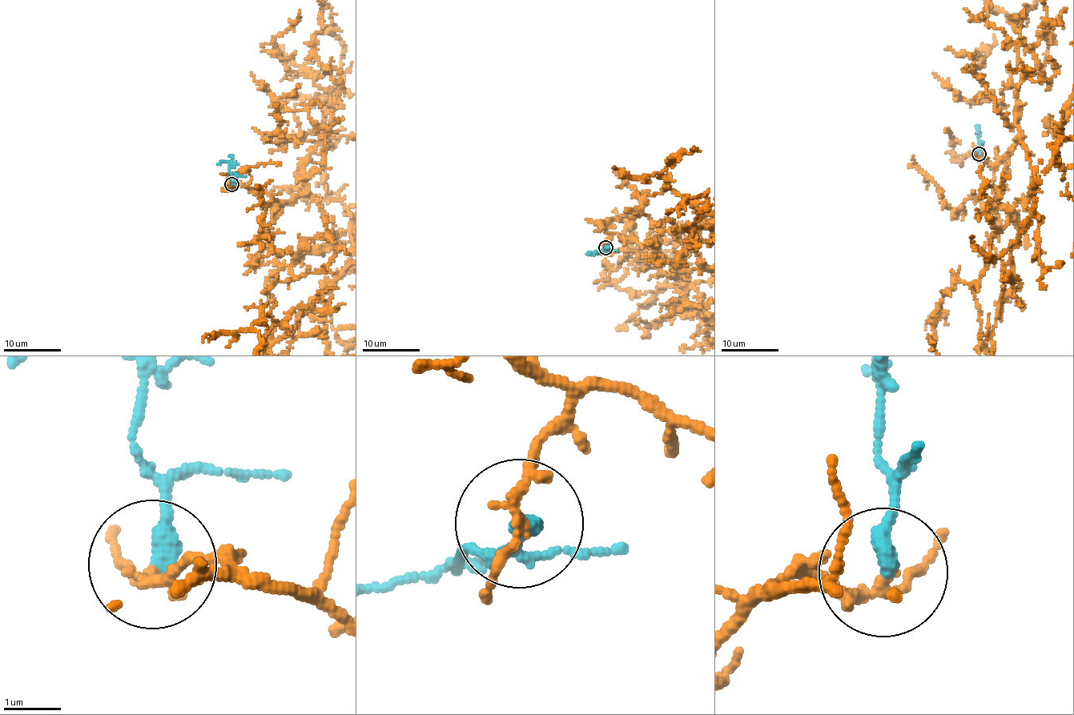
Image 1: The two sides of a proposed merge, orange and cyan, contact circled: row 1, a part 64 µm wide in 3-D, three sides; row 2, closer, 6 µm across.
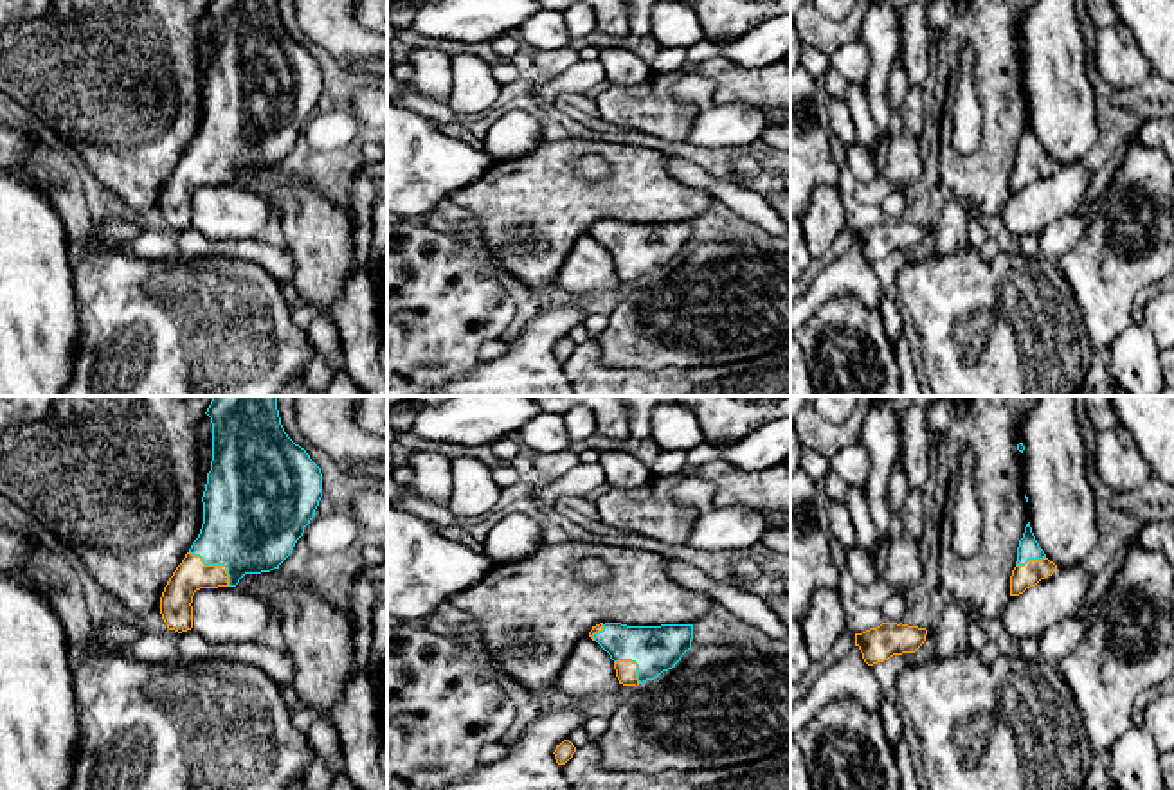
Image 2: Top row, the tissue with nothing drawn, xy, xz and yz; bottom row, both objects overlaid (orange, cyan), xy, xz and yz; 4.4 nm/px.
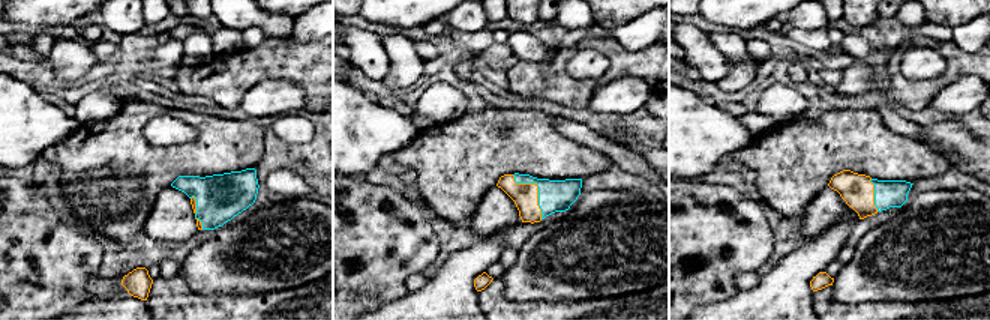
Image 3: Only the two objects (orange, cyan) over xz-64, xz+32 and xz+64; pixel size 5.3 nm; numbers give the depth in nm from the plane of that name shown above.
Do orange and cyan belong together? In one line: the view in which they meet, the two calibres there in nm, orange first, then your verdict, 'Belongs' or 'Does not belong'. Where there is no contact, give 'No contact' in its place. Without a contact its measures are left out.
Touches orange in xy. Thickness 150 nm (orange) against 440 nm. Belongs

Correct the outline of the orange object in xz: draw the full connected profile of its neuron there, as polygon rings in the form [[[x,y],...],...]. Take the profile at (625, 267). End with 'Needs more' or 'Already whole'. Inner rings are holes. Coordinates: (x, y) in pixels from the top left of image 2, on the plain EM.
[[[600,220],[589,234],[614,257],[619,281],[639,283],[672,266],[691,245],[693,221],[627,223]]]. Needs more

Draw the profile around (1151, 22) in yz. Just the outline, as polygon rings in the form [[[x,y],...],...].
[[[1111,0],[1154,74],[1174,83],[1174,0]]]

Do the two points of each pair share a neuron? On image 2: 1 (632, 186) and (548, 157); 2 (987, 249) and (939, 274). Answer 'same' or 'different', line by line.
1: same
2: different

